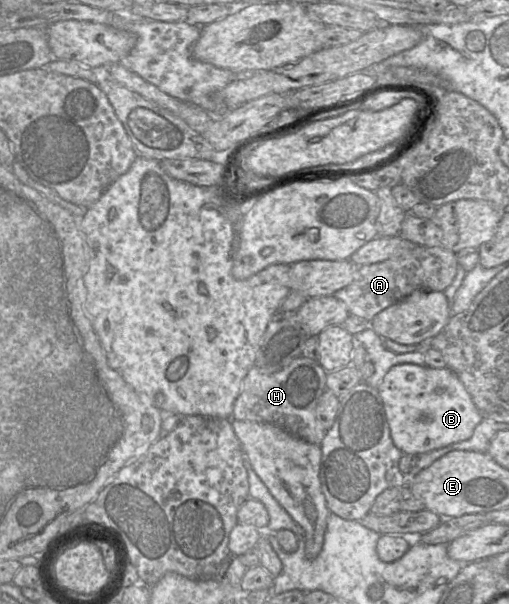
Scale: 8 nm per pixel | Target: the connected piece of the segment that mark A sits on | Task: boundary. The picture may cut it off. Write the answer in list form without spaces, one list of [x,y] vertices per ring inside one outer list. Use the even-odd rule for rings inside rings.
[[[416,246],[382,262],[359,266],[353,281],[333,295],[346,304],[350,314],[372,321],[379,312],[416,290],[444,292],[453,282],[457,269],[456,253],[441,247]]]

